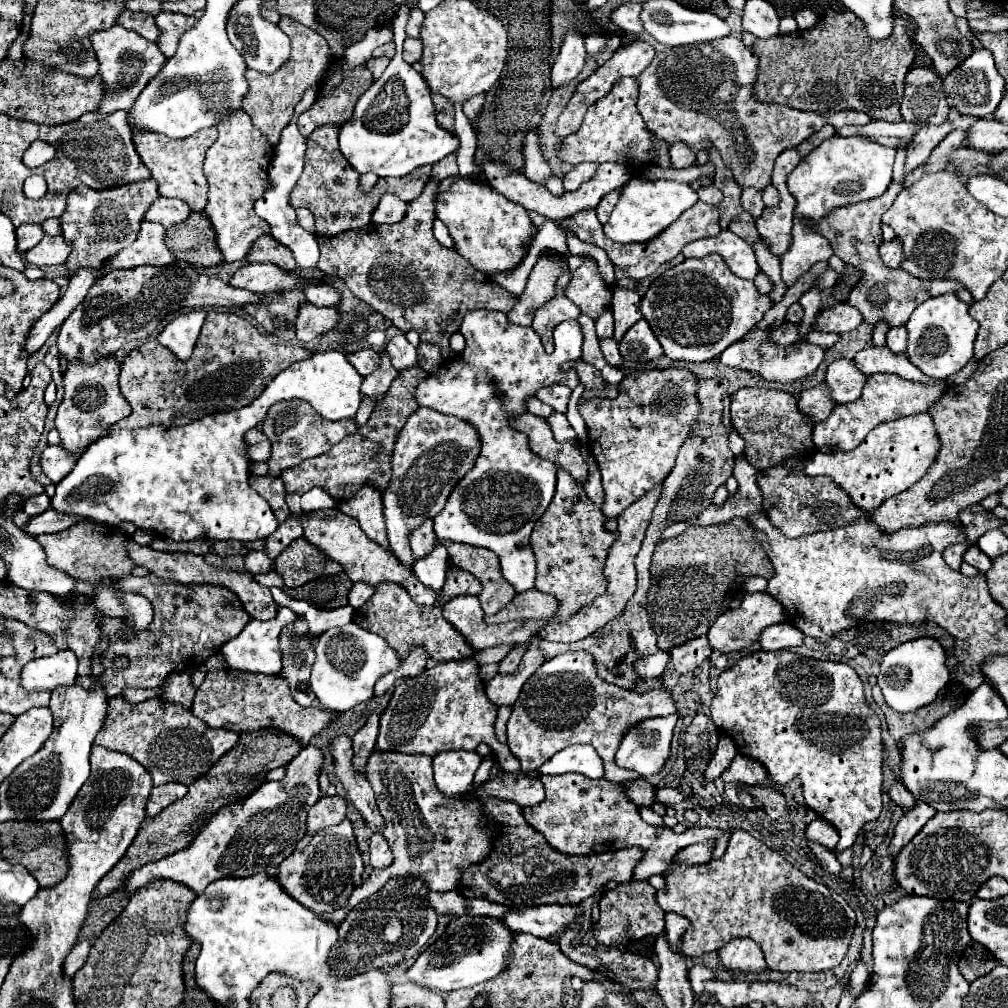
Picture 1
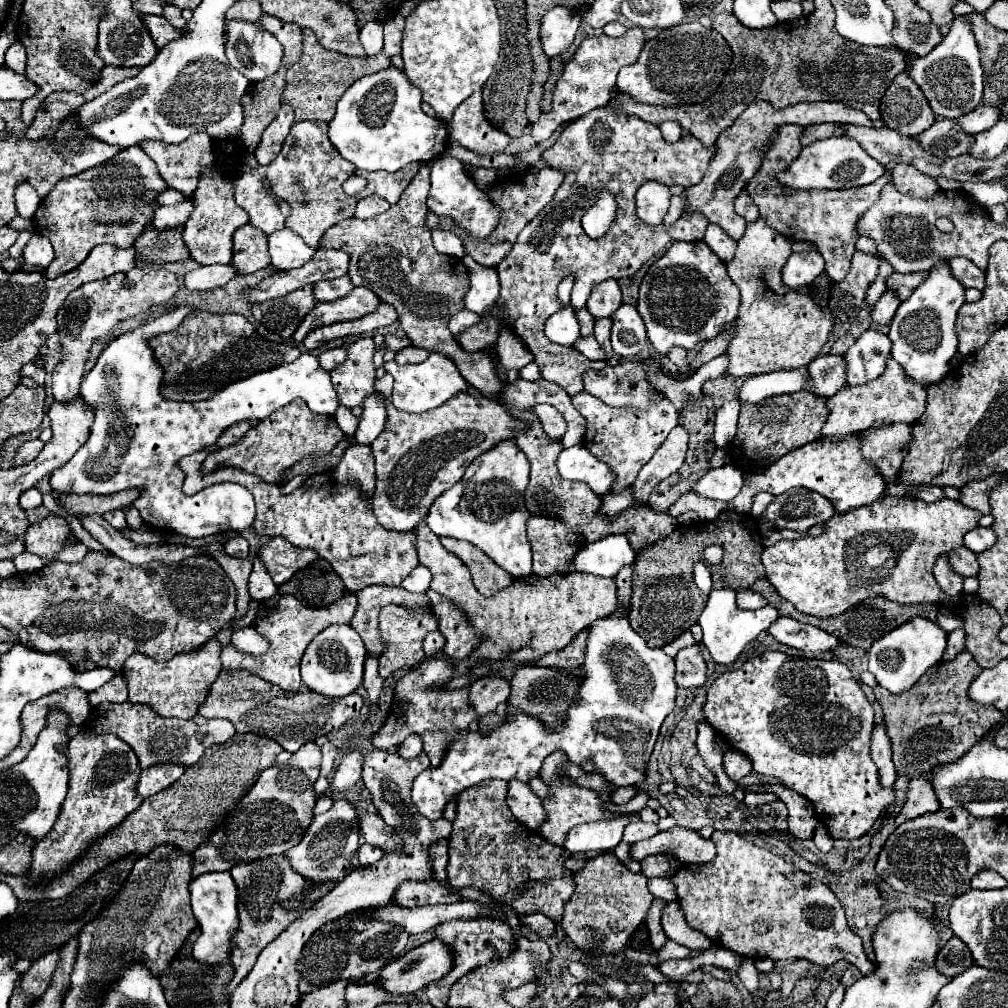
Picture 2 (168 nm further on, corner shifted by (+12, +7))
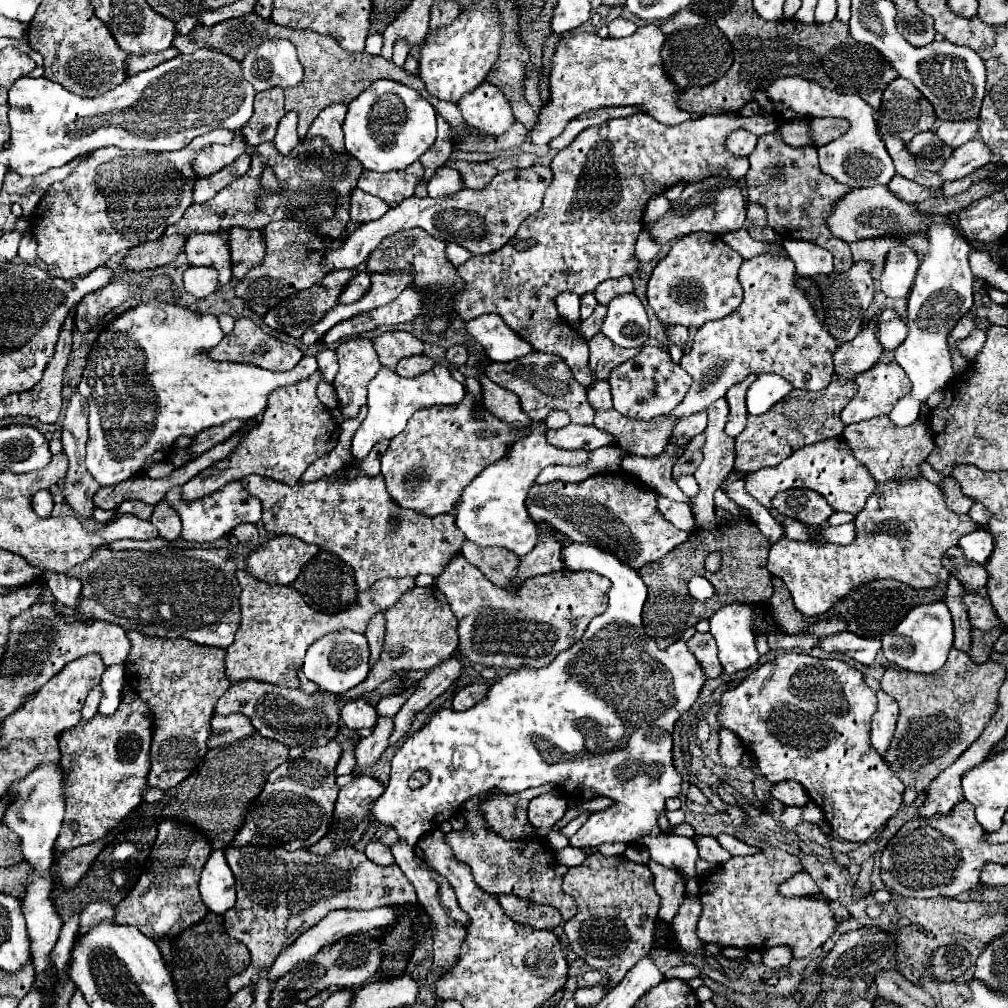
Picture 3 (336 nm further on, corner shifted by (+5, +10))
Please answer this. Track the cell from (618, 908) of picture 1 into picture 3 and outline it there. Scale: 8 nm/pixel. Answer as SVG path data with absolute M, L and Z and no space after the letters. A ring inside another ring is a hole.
M592 852L580 866L568 868L564 876L562 890L572 896L578 904L578 912L564 924L564 932L568 936L570 948L584 960L588 960L588 966L608 972L608 990L618 986L618 982L626 976L626 972L644 958L652 948L652 936L654 936L654 920L658 914L660 900L654 892L654 876L650 874L650 868L646 864L630 862L624 856L606 858L600 852Z

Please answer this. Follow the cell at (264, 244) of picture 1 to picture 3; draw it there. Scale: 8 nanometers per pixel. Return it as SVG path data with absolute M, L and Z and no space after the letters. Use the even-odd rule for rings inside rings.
M234 228L230 230L230 254L234 278L244 278L258 260L264 258L266 246L262 242L262 230Z

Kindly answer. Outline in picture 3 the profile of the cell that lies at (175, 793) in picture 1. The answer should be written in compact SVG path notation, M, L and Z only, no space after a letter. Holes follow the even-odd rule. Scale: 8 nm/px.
M128 632L128 638L132 642L132 650L126 658L126 682L132 690L140 696L142 702L150 706L154 712L154 738L152 738L152 750L150 760L152 768L148 774L148 786L168 790L180 784L204 758L208 752L206 740L210 736L210 718L214 716L214 706L218 698L228 690L230 680L226 678L226 662L224 650L212 648L212 646L198 646L194 642L186 642L184 638L168 640L168 638L150 638L140 632Z

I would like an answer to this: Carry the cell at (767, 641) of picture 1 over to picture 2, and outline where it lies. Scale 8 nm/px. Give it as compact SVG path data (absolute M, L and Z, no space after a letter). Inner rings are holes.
M779 617L769 627L769 633L779 643L801 649L801 651L809 651L809 653L833 651L833 649L843 645L835 635L829 635L823 629L813 627L813 625L803 625L795 619L789 619L789 617Z

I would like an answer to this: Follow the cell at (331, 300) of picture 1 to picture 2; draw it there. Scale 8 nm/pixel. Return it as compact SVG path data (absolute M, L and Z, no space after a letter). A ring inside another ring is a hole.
M339 277L331 281L319 281L315 283L315 299L317 301L337 301L345 295L349 295L353 289L353 283L349 277Z

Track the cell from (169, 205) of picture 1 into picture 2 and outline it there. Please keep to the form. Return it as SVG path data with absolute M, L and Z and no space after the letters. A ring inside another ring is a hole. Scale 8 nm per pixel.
M185 201L183 205L175 205L175 207L159 207L155 211L155 227L157 229L173 229L173 227L181 227L189 221L191 211L193 211L193 201Z

